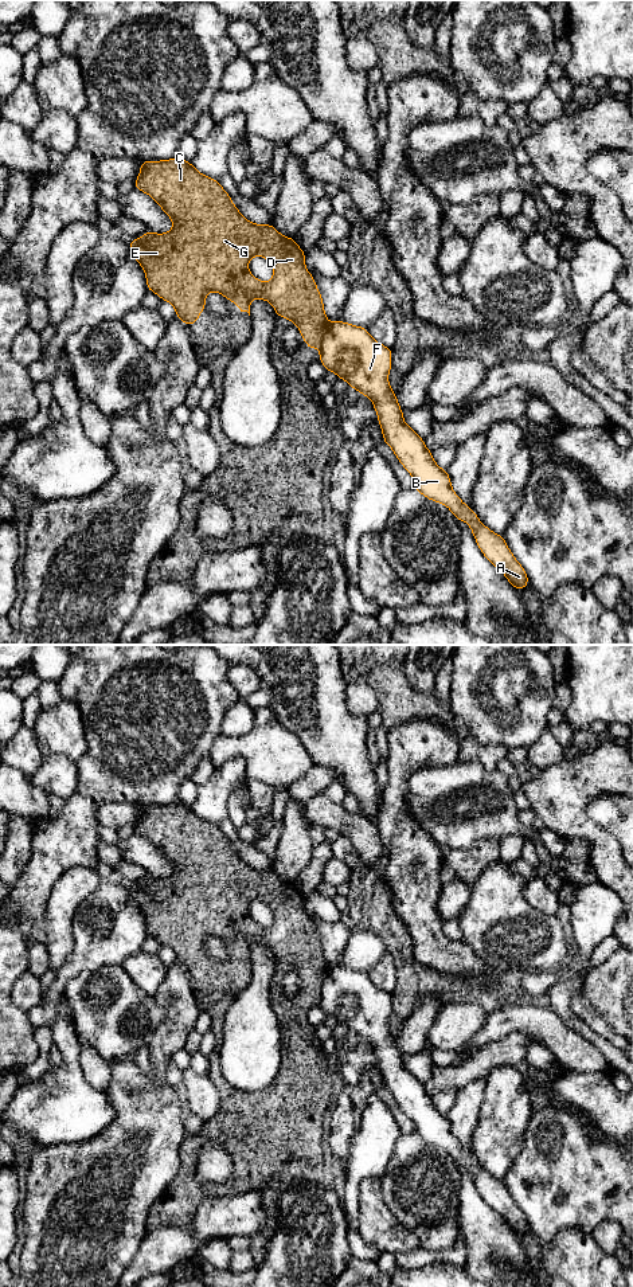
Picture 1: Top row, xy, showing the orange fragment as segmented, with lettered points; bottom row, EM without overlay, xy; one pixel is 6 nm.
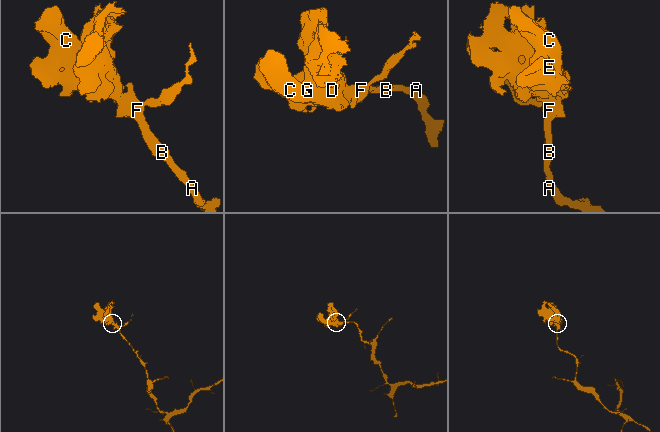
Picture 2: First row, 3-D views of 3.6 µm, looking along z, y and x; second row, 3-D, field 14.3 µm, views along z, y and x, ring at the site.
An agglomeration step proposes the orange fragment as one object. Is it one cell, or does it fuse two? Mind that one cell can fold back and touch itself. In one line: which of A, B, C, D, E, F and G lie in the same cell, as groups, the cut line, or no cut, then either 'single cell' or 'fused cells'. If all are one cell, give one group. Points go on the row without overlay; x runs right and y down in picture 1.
groups A B F / C D E G; cut xy (329, 969), (319, 988); fused cells

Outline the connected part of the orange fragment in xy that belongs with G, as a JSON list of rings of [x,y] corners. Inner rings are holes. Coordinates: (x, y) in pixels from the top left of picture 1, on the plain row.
[[[180,801],[161,806],[141,806],[140,819],[134,826],[134,834],[148,838],[161,854],[172,864],[173,873],[167,879],[155,879],[146,875],[144,881],[128,885],[132,901],[141,909],[146,922],[146,932],[163,946],[175,951],[176,961],[188,971],[192,971],[199,959],[206,954],[206,939],[220,938],[227,946],[234,946],[238,955],[250,961],[250,946],[261,943],[273,948],[277,962],[286,962],[294,967],[306,986],[306,993],[314,994],[328,975],[329,967],[324,958],[323,942],[313,920],[305,912],[305,896],[298,892],[294,883],[280,879],[273,869],[255,869],[249,867],[234,850],[230,840],[218,825],[198,817],[192,807]],[[255,900],[266,903],[273,911],[273,924],[262,927],[249,915],[247,909]]]

